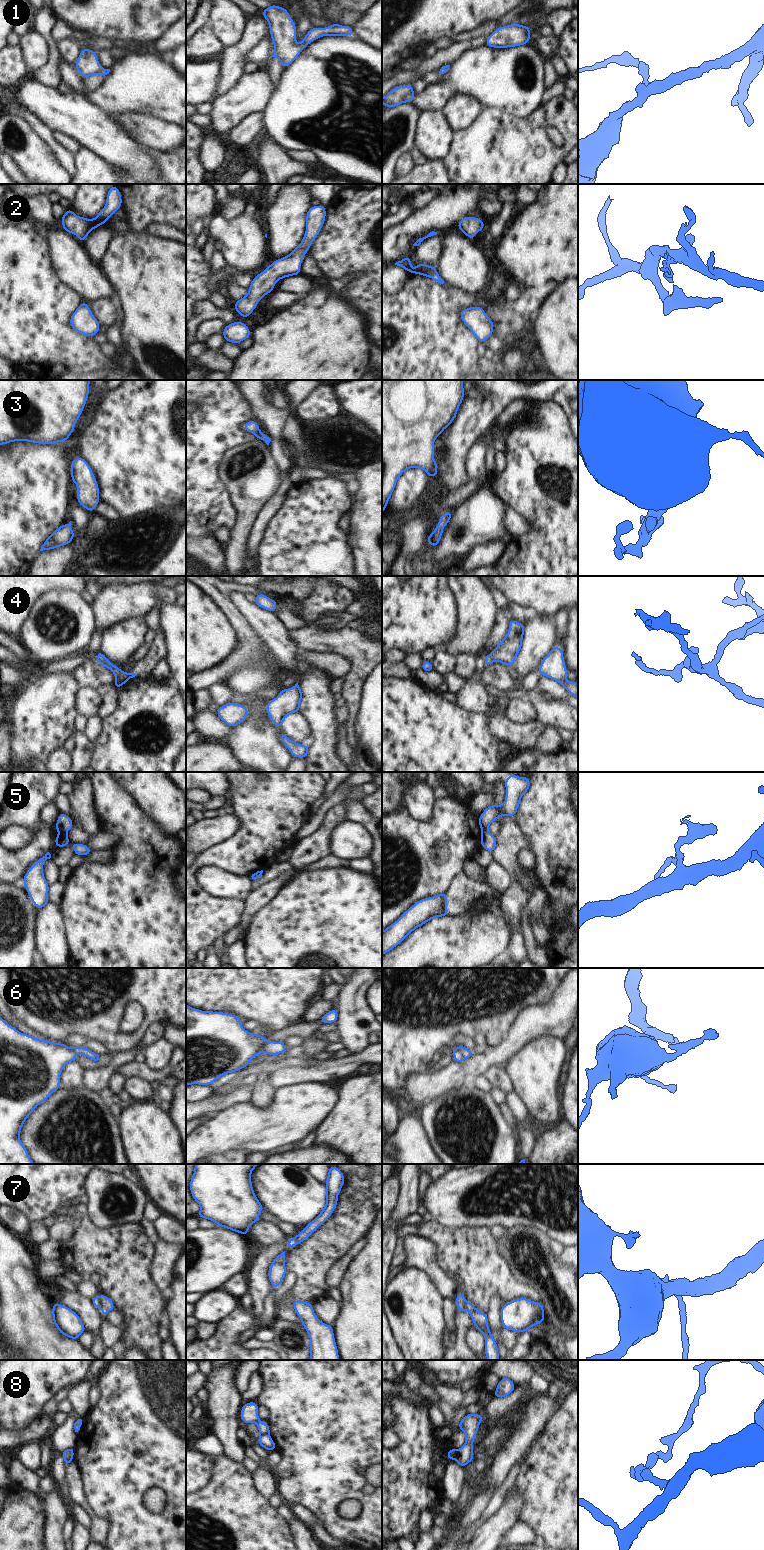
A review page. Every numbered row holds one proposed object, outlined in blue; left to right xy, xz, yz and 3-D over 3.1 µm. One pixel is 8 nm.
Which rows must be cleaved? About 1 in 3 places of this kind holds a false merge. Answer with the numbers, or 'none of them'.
5, 6, 7, 8.

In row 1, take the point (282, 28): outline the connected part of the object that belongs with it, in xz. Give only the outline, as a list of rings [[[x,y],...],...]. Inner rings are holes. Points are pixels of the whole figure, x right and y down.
[[[271,4],[262,10],[263,17],[267,20],[270,37],[274,45],[271,57],[279,59],[284,68],[288,67],[310,43],[323,36],[353,36],[351,26],[341,26],[334,23],[325,28],[312,27],[300,44],[296,43],[296,24],[284,7]]]

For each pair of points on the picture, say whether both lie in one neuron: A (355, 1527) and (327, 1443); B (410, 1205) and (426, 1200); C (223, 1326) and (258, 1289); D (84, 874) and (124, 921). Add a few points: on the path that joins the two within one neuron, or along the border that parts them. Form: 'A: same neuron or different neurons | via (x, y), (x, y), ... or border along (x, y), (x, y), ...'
A: same neuron | via (331, 1515), (327, 1511), (327, 1467)
B: different neurons | border along (417, 1196), (419, 1204)
C: different neurons | border along (248, 1311), (255, 1318)
D: same neuron | via (93, 886), (114, 909)

